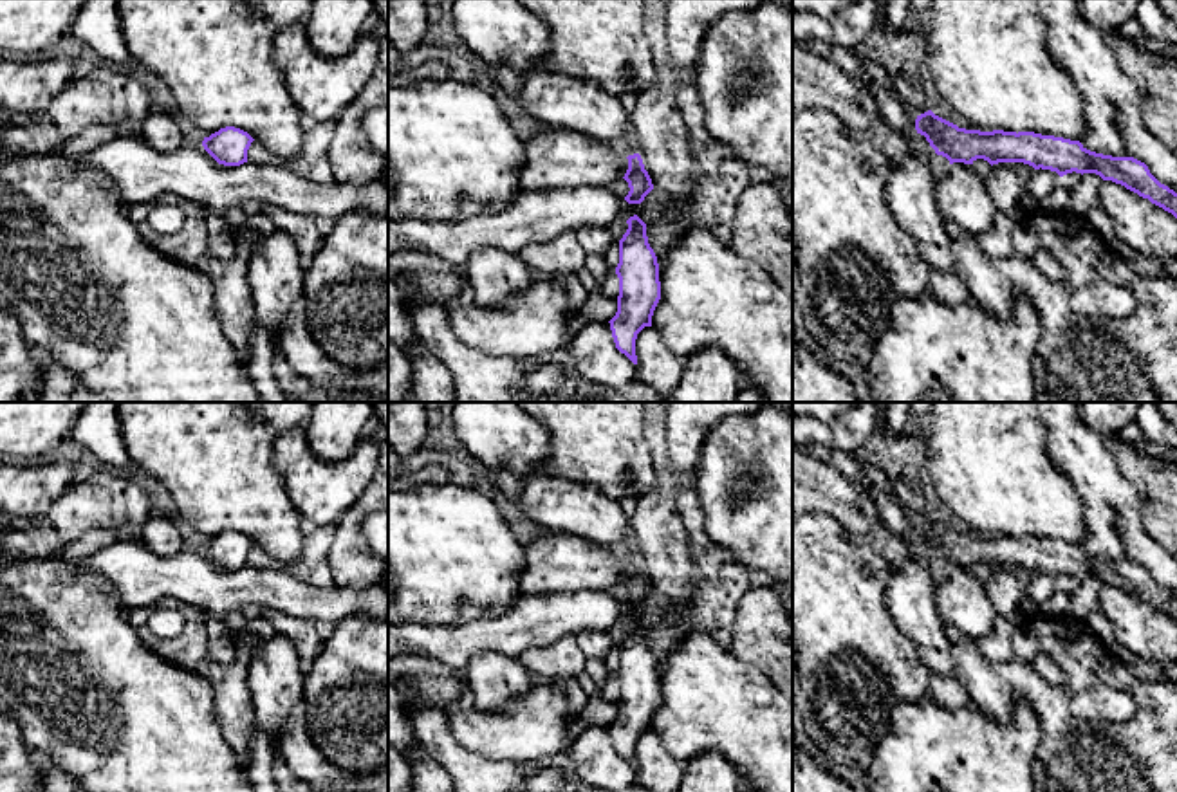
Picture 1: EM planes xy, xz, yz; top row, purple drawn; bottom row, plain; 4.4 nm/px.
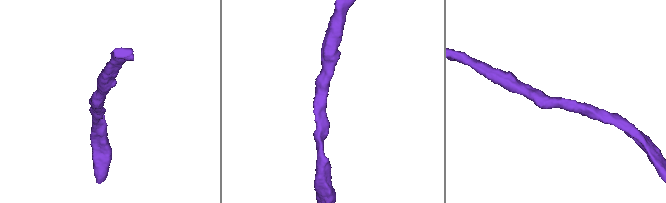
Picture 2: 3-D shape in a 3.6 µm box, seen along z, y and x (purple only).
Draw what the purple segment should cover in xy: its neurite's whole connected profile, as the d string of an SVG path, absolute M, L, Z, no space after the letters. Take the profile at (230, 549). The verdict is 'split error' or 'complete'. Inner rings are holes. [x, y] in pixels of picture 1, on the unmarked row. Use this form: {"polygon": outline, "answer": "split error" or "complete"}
{"polygon": "M226 530L204 541L202 550L218 568L240 570L247 566L247 554L253 545L247 536Z", "answer": "complete"}

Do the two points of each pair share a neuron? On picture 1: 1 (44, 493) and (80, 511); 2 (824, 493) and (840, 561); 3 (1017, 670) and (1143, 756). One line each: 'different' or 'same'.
1: different
2: different
3: same

